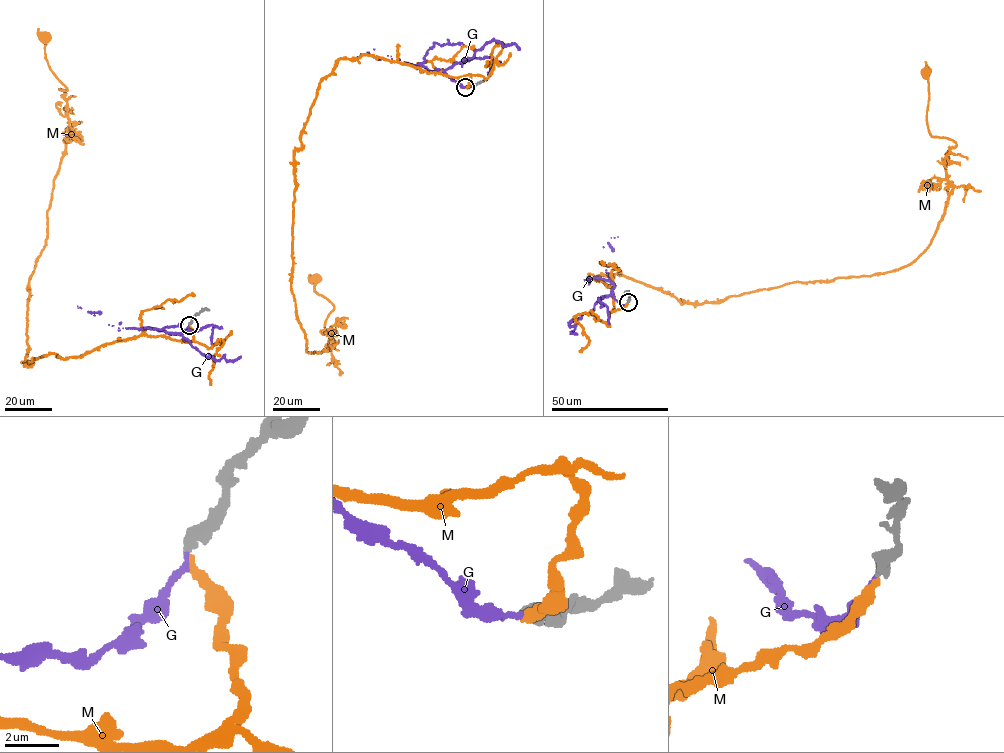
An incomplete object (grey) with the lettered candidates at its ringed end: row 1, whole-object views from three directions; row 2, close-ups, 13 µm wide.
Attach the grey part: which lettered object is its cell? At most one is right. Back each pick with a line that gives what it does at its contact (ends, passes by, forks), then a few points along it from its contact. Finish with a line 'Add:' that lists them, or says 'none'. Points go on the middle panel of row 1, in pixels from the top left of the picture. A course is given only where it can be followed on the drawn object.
G: it ends | via (465, 87), (452, 81), (443, 71), (406, 64), (387, 55), (379, 59), (367, 53), (356, 59)
Add: G

